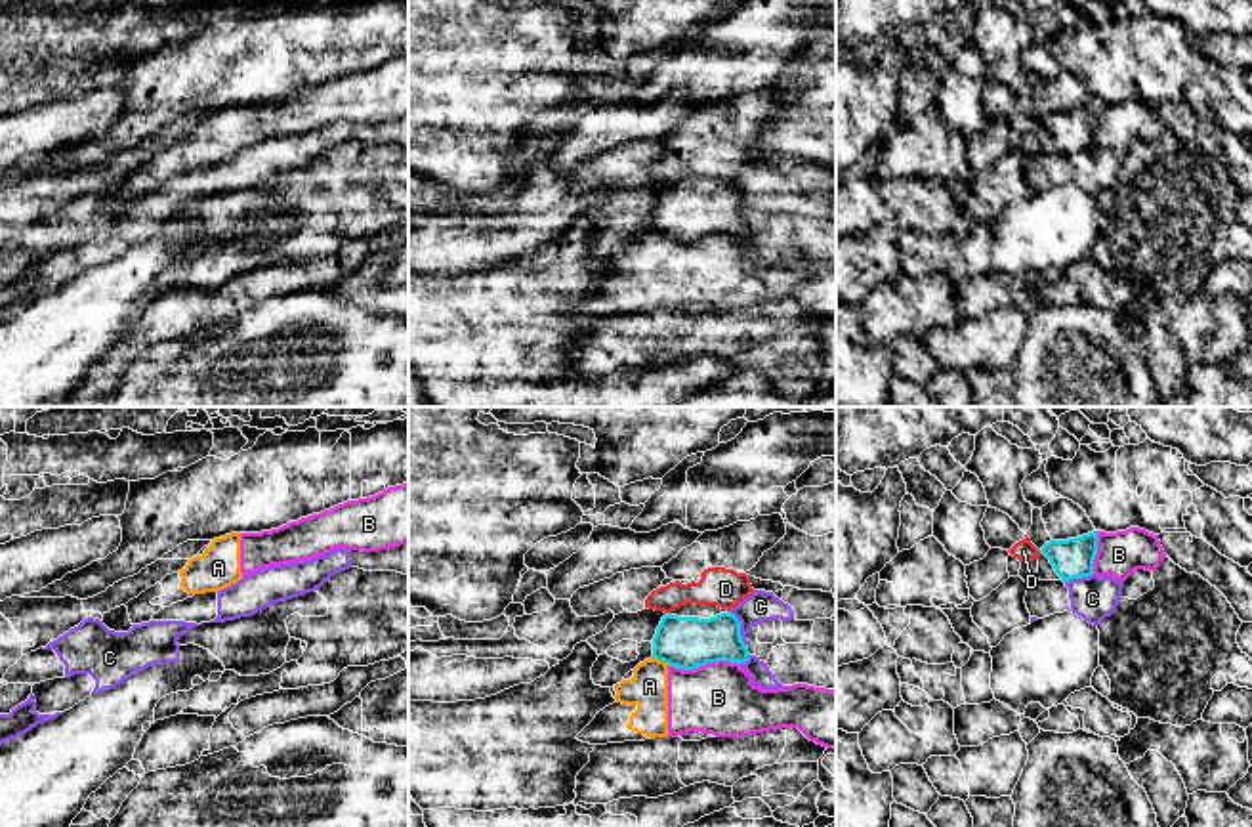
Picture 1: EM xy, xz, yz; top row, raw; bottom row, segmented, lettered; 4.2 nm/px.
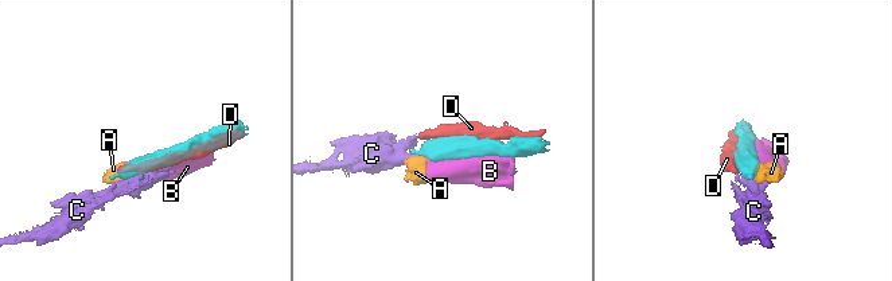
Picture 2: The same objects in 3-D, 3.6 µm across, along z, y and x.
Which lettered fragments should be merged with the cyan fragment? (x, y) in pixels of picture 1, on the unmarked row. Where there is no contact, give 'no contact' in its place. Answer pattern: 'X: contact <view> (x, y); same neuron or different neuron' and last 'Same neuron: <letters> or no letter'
A: contact xz (663, 232); different neuron
B: contact xz (705, 235); different neuron
C: contact xz (739, 201); different neuron
D: no contact; different neuron
Same neuron: no letter

